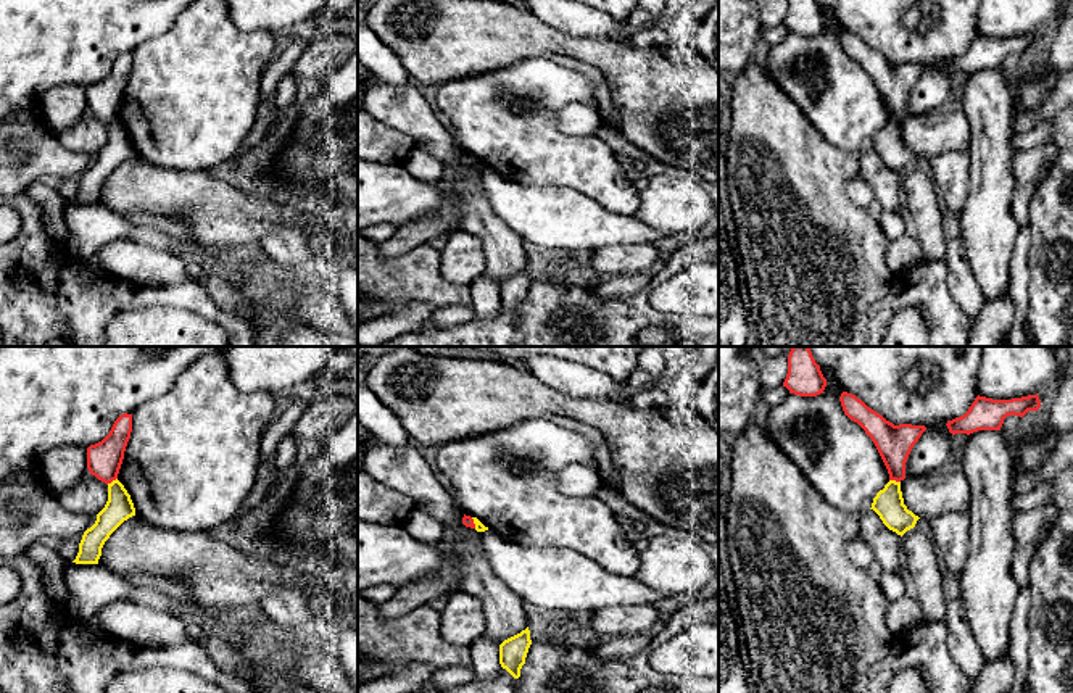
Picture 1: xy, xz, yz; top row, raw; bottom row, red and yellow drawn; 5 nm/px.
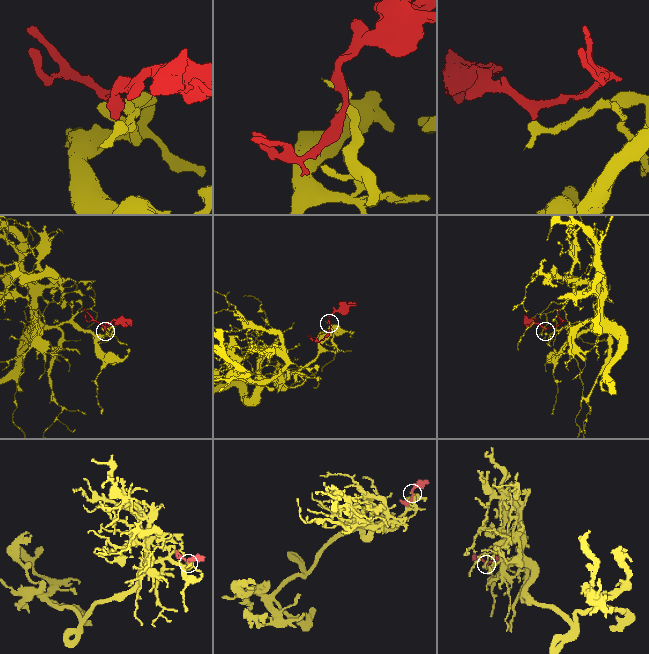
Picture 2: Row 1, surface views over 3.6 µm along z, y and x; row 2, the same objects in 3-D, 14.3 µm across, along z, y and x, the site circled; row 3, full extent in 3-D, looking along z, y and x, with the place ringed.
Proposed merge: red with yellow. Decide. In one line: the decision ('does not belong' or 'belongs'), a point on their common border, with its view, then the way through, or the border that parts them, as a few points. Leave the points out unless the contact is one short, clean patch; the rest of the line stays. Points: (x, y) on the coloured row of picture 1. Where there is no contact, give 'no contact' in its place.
does not belong; meets red in yz at (894, 479); border along yz (890, 479), (899, 482)

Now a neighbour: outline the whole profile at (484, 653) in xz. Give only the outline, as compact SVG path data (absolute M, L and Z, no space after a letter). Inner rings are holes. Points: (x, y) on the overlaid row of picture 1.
M480 637L470 646L470 667L475 672L475 680L488 680L499 674L499 645Z

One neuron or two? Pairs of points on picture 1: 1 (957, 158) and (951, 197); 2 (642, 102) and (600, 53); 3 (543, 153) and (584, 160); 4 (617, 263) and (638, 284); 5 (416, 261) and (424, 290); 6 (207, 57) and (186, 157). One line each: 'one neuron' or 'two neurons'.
1: one neuron
2: one neuron
3: one neuron
4: two neurons
5: one neuron
6: one neuron

